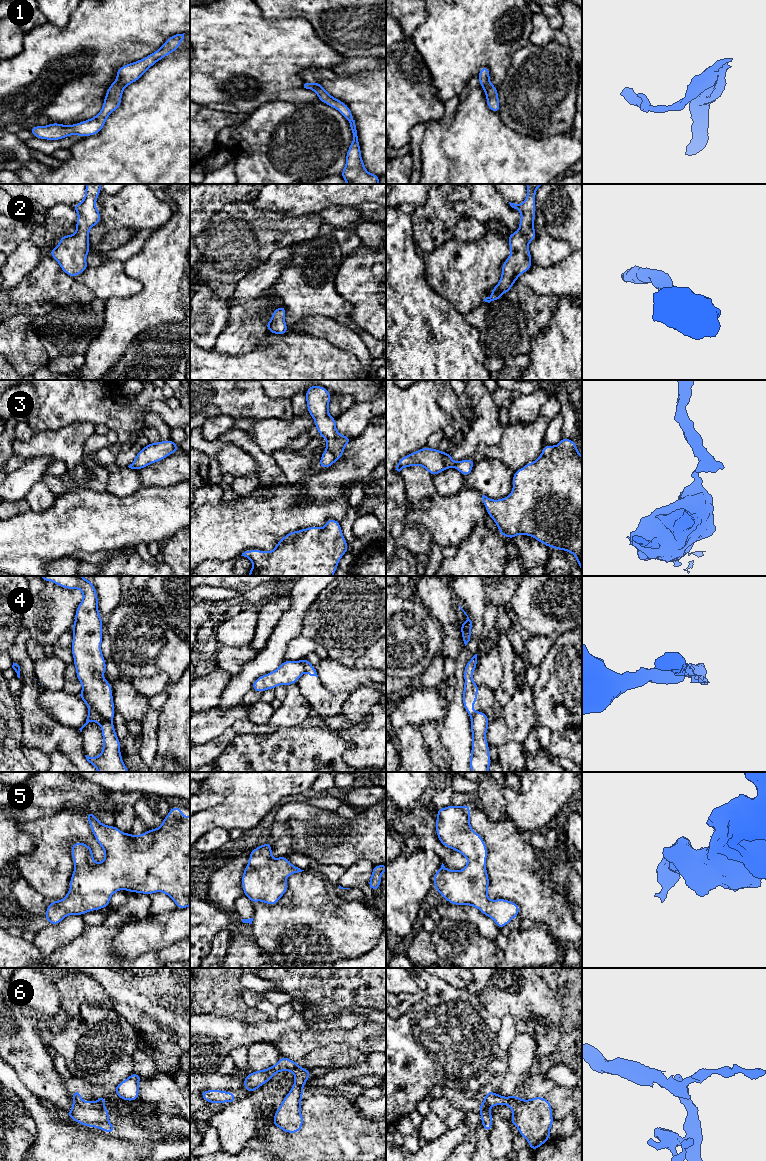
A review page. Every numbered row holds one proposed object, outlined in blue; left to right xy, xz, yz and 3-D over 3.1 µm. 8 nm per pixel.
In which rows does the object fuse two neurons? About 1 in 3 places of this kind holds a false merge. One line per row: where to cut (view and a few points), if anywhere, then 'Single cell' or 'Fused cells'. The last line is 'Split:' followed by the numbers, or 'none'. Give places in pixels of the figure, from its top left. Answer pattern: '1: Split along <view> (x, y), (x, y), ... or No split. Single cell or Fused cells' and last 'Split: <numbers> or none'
1: No split. Single cell
2: No split. Single cell
3: Split along xz (326, 448), (334, 456), (335, 460). Fused cells
4: Split along xy (81, 692), (91, 706), (111, 721). Fused cells
5: No split. Single cell
6: Split along xz (298, 1066), (291, 1071). Fused cells
Split: 3, 4, 6

